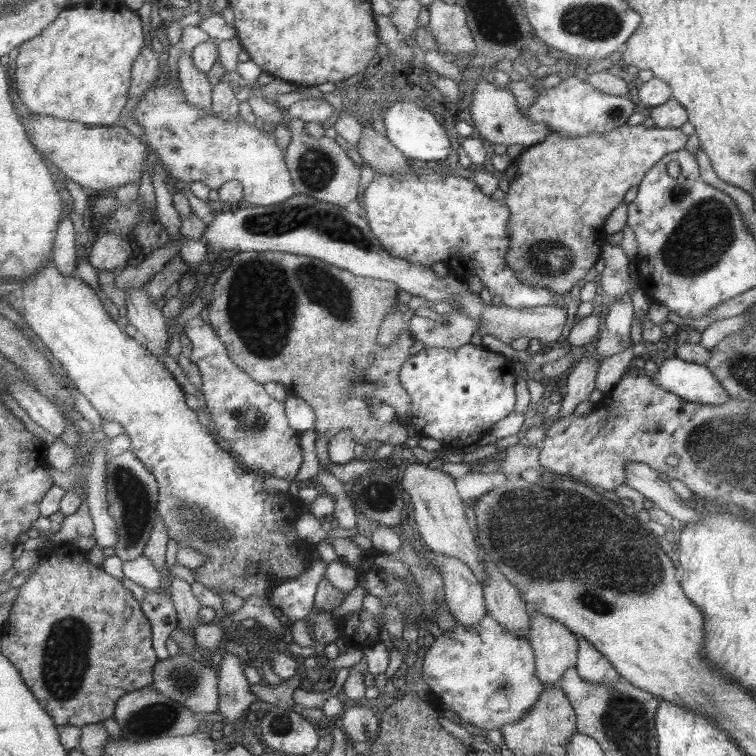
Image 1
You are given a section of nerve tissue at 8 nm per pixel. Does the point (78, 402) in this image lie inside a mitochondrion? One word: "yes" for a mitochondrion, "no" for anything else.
no

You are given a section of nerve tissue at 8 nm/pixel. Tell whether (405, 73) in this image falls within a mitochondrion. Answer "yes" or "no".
no

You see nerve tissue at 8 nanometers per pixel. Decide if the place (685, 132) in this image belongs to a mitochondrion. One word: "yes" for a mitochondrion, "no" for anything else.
no

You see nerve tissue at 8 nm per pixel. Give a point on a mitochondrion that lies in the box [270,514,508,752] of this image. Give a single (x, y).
(429, 602)

